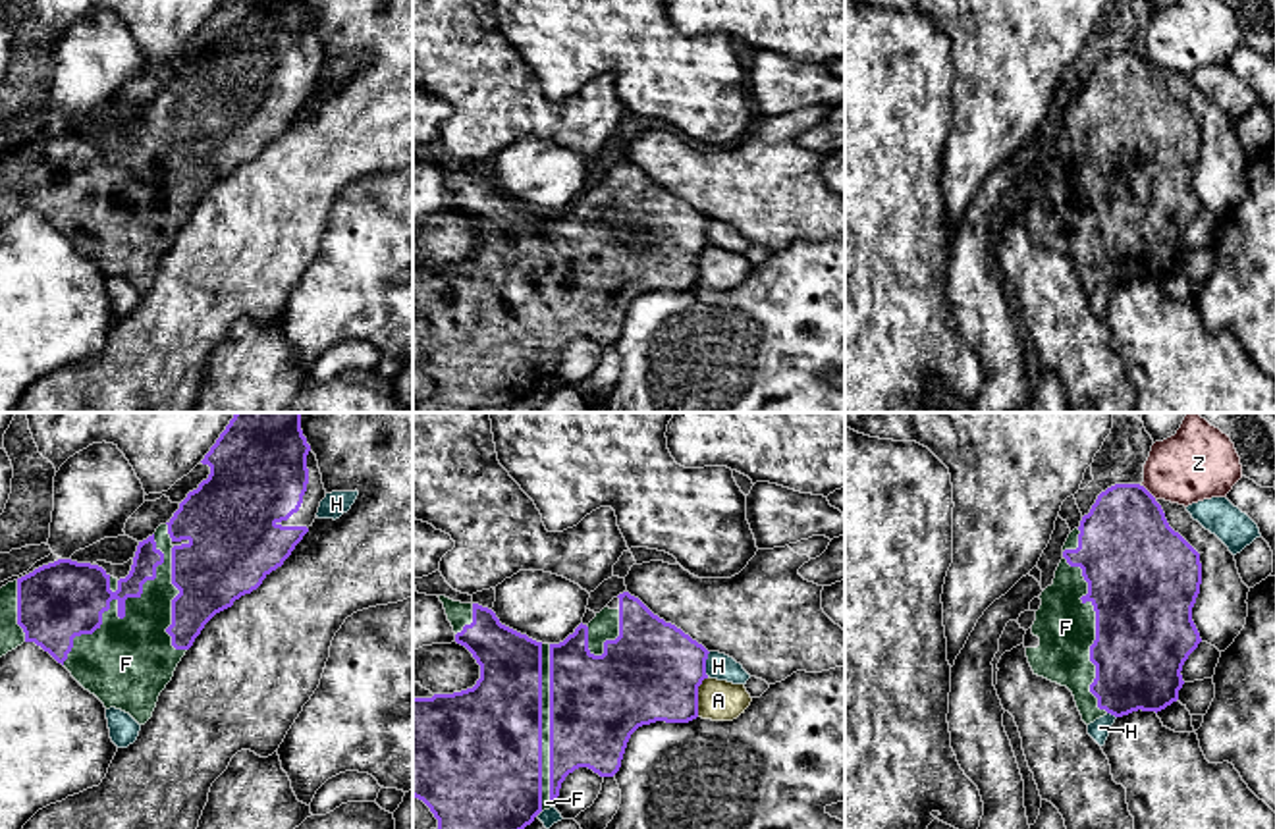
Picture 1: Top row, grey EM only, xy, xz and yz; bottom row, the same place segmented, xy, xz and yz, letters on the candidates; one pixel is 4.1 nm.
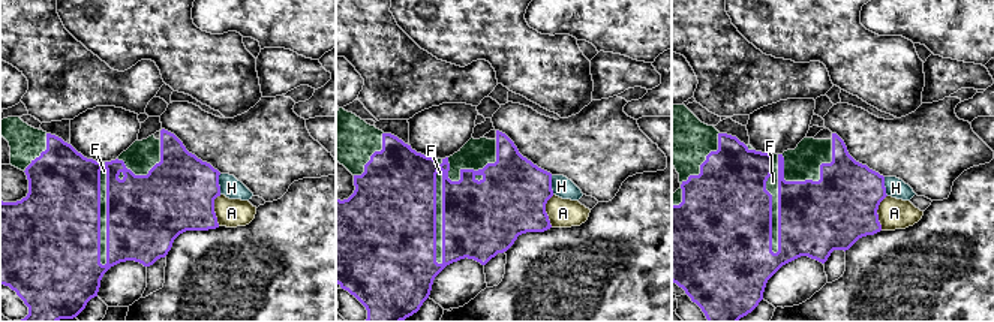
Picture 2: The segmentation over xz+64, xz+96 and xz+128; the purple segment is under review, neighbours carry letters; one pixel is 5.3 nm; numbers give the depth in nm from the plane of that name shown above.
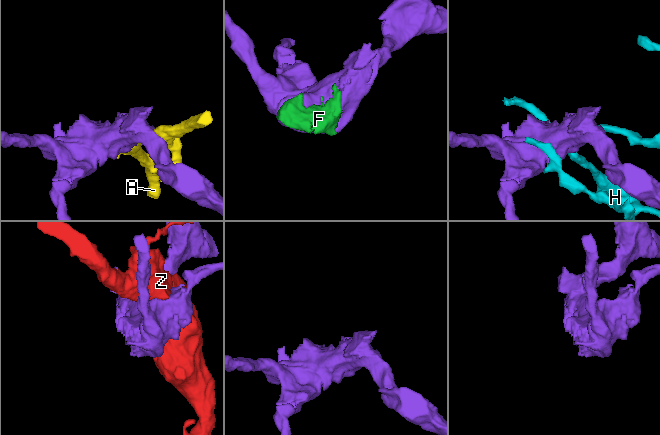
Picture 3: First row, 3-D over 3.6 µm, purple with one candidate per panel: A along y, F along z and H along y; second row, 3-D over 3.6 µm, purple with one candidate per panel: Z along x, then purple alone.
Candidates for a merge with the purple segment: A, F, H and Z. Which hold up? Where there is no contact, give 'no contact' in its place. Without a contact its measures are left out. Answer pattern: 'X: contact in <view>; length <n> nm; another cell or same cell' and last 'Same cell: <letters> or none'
A: contact in xz; length 180 nm; another cell
F: contact in xy; length 650 nm; same cell
H: contact in xz; length 110 nm; another cell
Z: contact in yz; length 90 nm; another cell
Same cell: F

